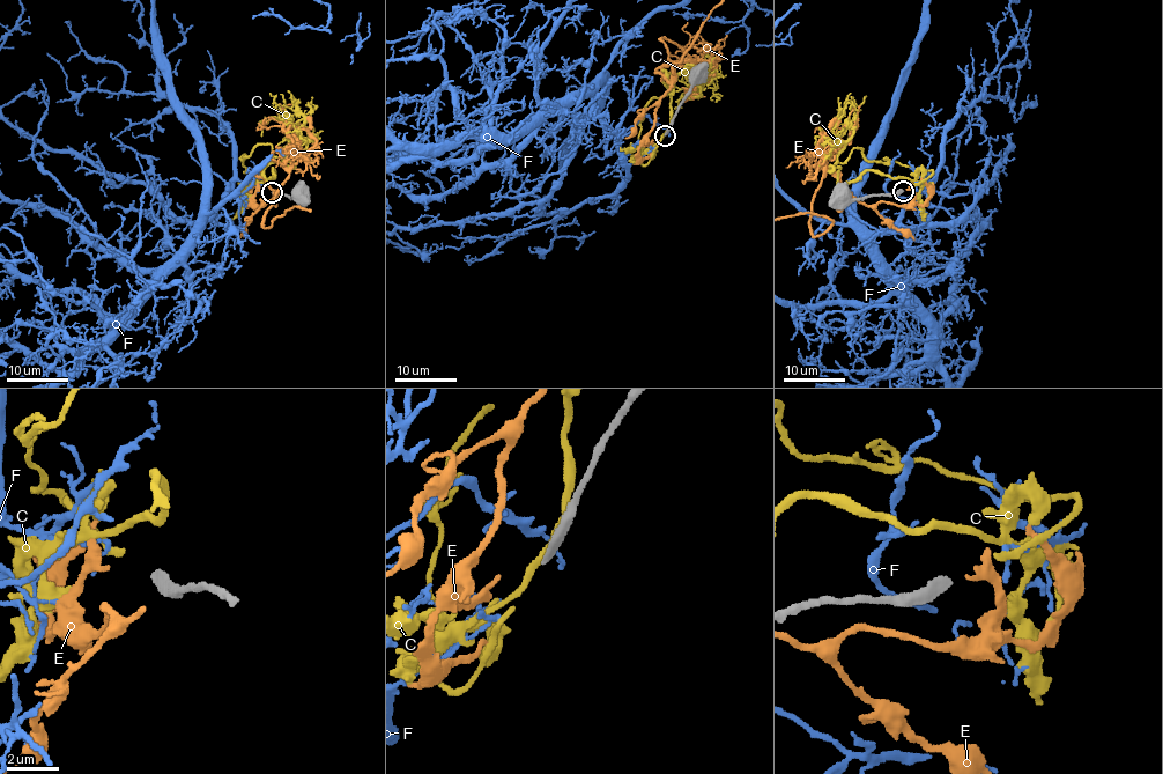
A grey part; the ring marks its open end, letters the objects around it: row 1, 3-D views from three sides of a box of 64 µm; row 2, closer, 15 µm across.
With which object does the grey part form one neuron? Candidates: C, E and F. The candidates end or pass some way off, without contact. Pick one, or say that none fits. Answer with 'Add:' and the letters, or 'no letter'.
Add: no letter

